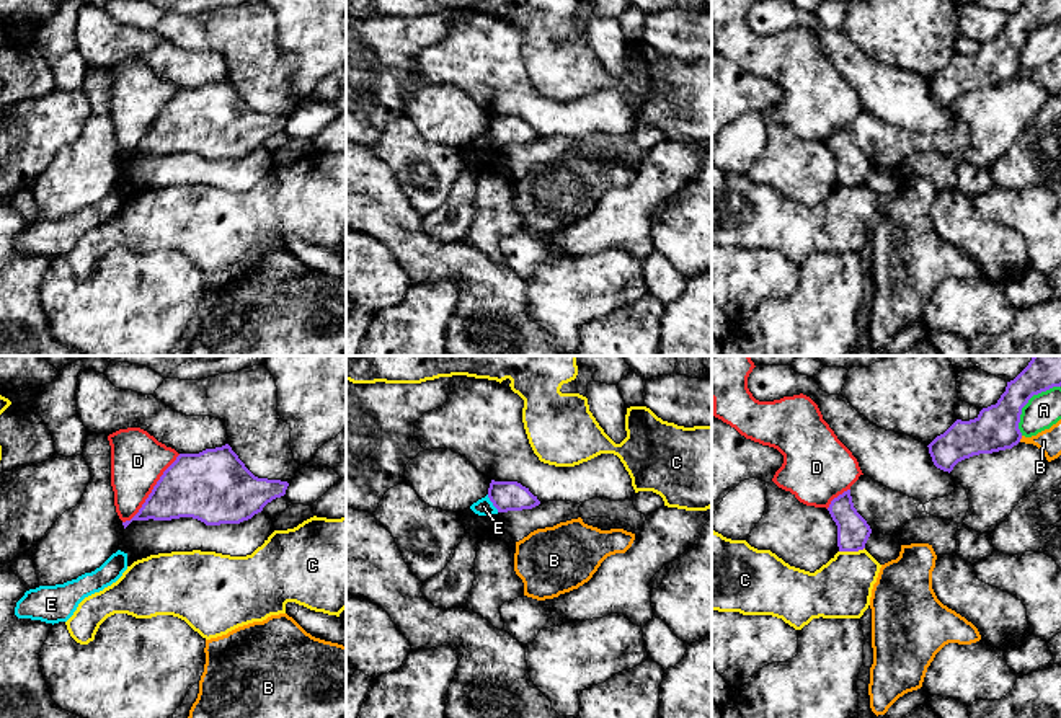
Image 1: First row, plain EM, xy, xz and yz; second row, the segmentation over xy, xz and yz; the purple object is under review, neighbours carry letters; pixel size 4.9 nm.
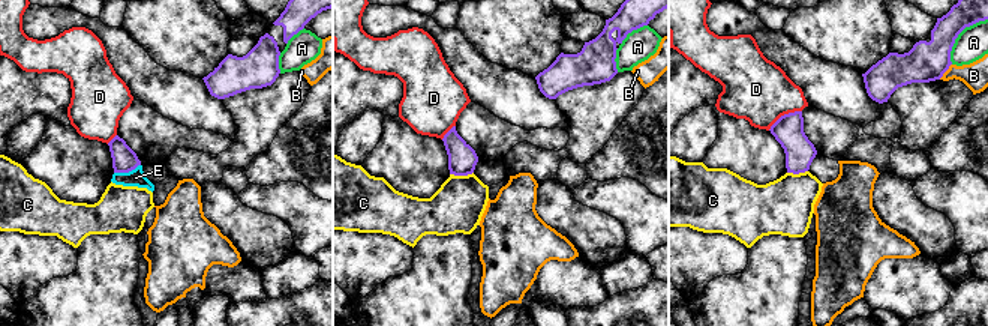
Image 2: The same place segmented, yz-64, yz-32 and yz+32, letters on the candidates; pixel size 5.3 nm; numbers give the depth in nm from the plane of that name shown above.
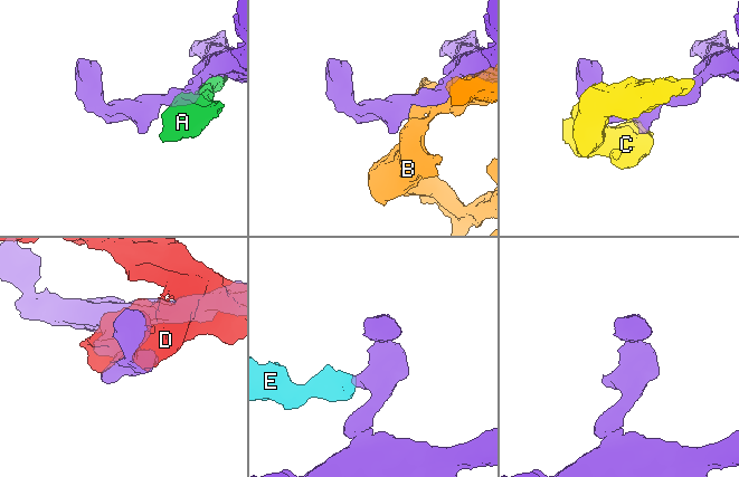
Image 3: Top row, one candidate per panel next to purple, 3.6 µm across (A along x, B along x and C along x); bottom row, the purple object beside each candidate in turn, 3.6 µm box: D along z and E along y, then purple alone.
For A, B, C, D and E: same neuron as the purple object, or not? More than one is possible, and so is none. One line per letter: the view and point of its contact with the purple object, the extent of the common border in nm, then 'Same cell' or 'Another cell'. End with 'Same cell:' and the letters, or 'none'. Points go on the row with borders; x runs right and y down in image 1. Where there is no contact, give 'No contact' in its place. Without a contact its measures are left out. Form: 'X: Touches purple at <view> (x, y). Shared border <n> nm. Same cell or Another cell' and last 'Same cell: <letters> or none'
A: Touches purple at yz (1027, 402). Shared border 320 nm. Another cell
B: Touches purple at yz (1021, 438). Shared border 40 nm. Another cell
C: Touches purple at yz (851, 550). Shared border 130 nm. Another cell
D: Touches purple at xy (152, 490). Shared border 440 nm. Another cell
E: Touches purple at xz (492, 501). Shared border 110 nm. Another cell
Same cell: none

